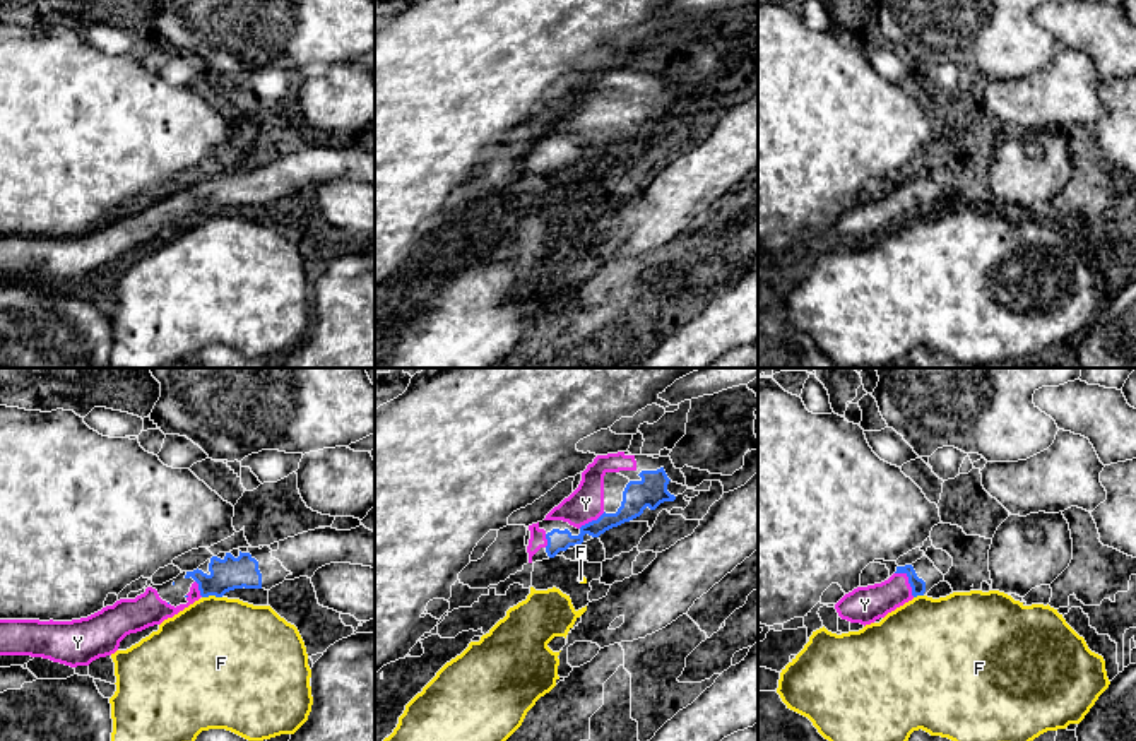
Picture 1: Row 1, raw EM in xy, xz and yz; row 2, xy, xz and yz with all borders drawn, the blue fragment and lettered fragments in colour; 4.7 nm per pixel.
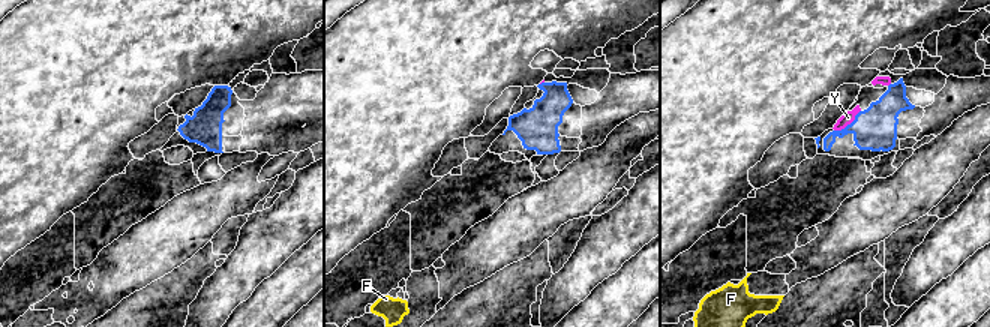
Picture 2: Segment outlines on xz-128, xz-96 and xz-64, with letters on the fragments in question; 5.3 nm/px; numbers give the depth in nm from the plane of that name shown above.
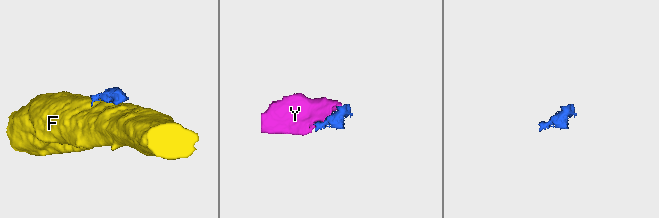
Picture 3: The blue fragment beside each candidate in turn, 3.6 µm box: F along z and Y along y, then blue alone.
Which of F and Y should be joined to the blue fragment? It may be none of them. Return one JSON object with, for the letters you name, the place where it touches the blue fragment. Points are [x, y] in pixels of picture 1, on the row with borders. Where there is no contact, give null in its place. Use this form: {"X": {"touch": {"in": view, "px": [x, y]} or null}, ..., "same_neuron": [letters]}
{"Y": {"touch": {"in": "yz", "px": [909, 580]}}, "same_neuron": ["Y"]}

